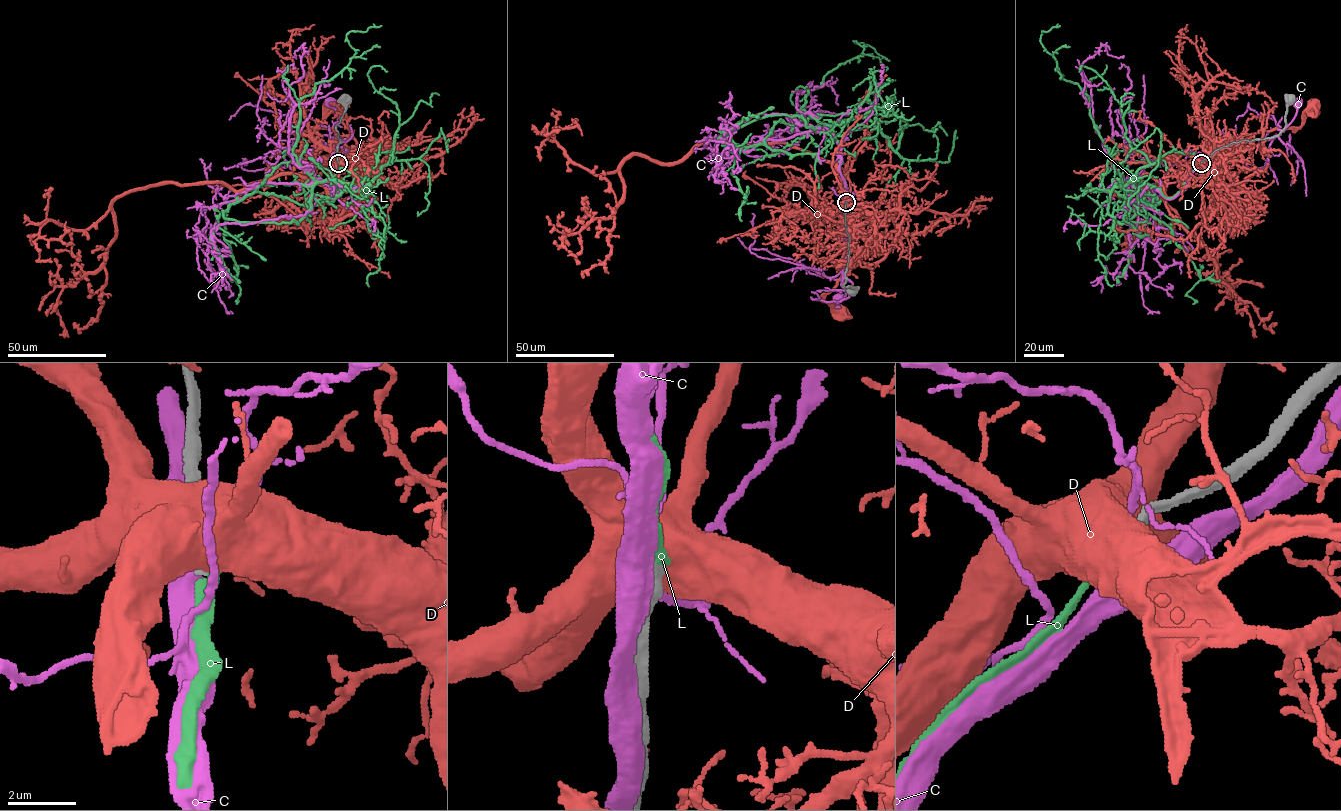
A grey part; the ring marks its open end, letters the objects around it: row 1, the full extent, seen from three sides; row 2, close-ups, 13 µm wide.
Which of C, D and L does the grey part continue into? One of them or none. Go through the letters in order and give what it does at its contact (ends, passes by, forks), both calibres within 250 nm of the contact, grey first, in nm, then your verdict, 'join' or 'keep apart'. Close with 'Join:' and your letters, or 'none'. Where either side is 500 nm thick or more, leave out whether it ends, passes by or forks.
C: 550/240 nm | keep apart
D: 500/480 nm | keep apart
L: it ends | 440/280 nm | join
Join: L

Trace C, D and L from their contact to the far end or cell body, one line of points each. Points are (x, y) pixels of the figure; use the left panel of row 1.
C: (338, 161), (333, 130), (337, 116), (329, 102)
D: (338, 162), (331, 149), (338, 133), (333, 129), (315, 128), (336, 107)
L: (338, 163), (337, 191), (316, 183), (297, 223), (226, 219), (298, 159), (303, 139)

